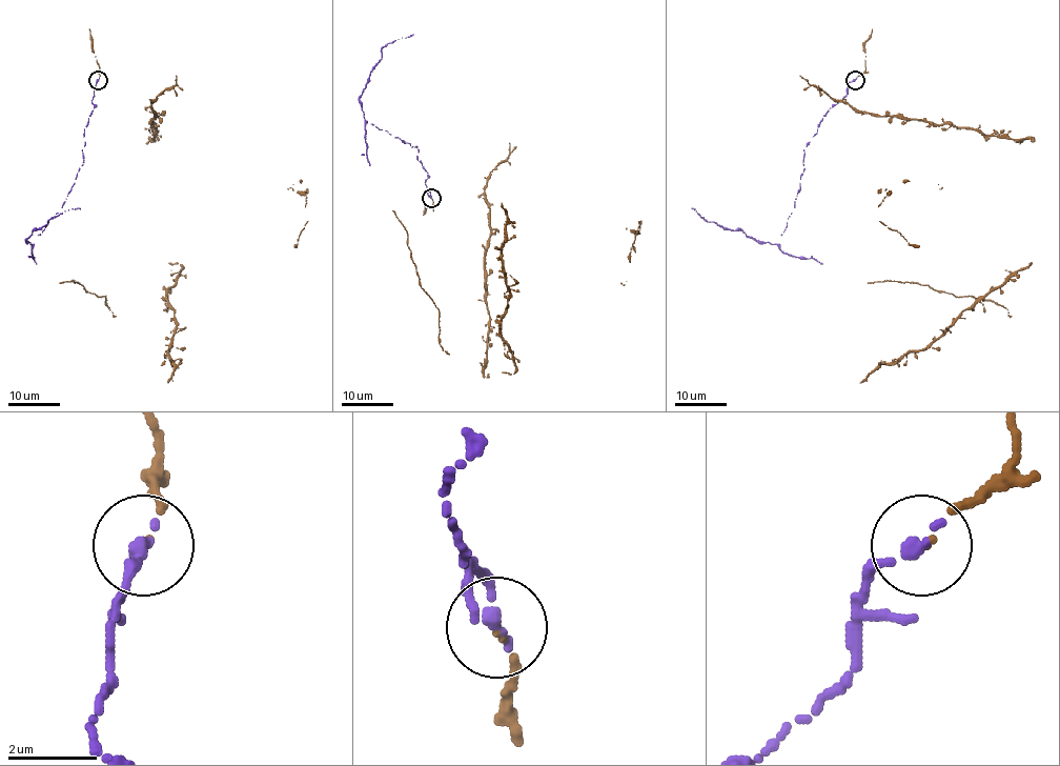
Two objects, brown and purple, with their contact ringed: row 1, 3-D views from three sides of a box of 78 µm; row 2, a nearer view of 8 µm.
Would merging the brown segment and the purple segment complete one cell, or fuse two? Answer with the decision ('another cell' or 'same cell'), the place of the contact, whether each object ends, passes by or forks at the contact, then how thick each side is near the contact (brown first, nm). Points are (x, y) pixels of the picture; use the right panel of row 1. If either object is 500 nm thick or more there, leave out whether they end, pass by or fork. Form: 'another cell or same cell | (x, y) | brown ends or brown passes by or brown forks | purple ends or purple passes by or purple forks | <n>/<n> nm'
same cell | (855, 80) | brown ends | purple ends | 90/320 nm

